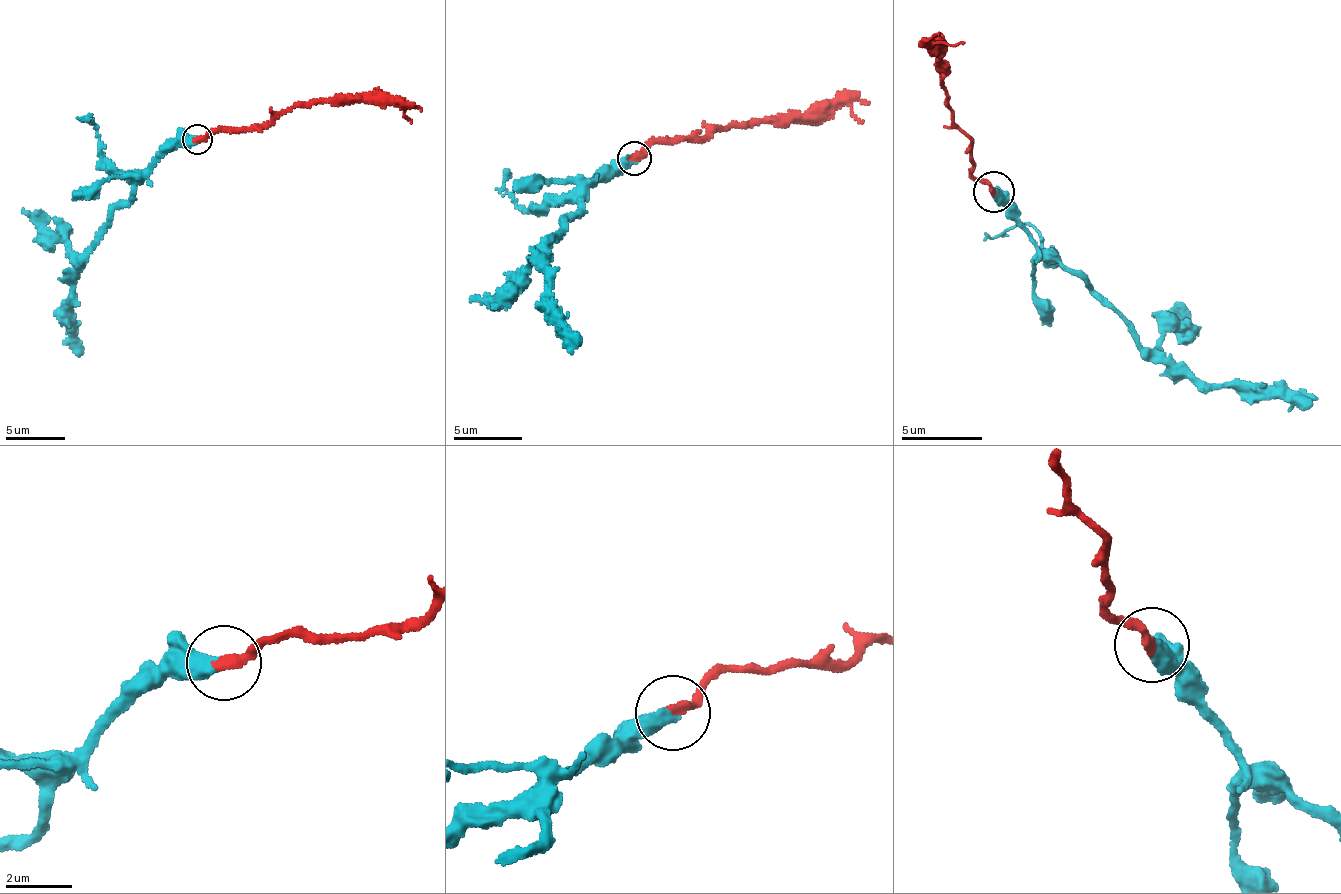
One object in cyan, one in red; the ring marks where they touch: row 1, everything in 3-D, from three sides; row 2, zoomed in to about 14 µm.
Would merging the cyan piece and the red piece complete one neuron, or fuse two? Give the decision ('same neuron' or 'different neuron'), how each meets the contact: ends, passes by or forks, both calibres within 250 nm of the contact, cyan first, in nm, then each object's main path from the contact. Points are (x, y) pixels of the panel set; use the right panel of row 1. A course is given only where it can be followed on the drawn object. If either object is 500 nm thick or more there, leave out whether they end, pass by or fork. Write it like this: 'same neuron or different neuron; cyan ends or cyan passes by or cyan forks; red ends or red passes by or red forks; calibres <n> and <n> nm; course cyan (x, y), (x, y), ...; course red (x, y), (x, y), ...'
same neuron; cyan ends; red ends; calibres 480 and 320 nm; course cyan (994, 191), (1039, 248), (1108, 297), (1138, 345), (1201, 381), (1264, 387), (1313, 406); course red (994, 191), (972, 175), (974, 146), (955, 118), (942, 82), (944, 45), (932, 41), (964, 45)

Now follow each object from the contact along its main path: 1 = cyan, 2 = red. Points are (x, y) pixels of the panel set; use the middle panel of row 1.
1: (633, 159), (590, 186), (579, 211), (564, 220), (564, 229), (547, 239), (549, 322), (557, 335), (577, 344)
2: (633, 159), (656, 140), (699, 140), (717, 130), (762, 120), (826, 117), (844, 103), (863, 121)

